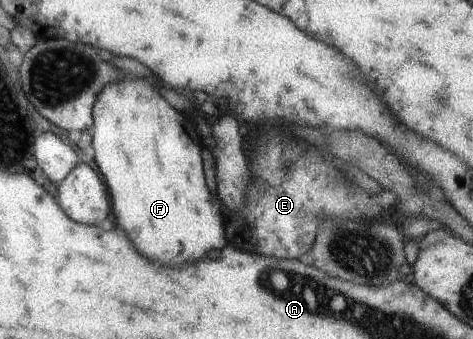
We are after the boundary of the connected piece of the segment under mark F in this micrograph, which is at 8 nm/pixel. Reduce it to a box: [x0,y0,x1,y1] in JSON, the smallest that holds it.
[91,74,227,265]

